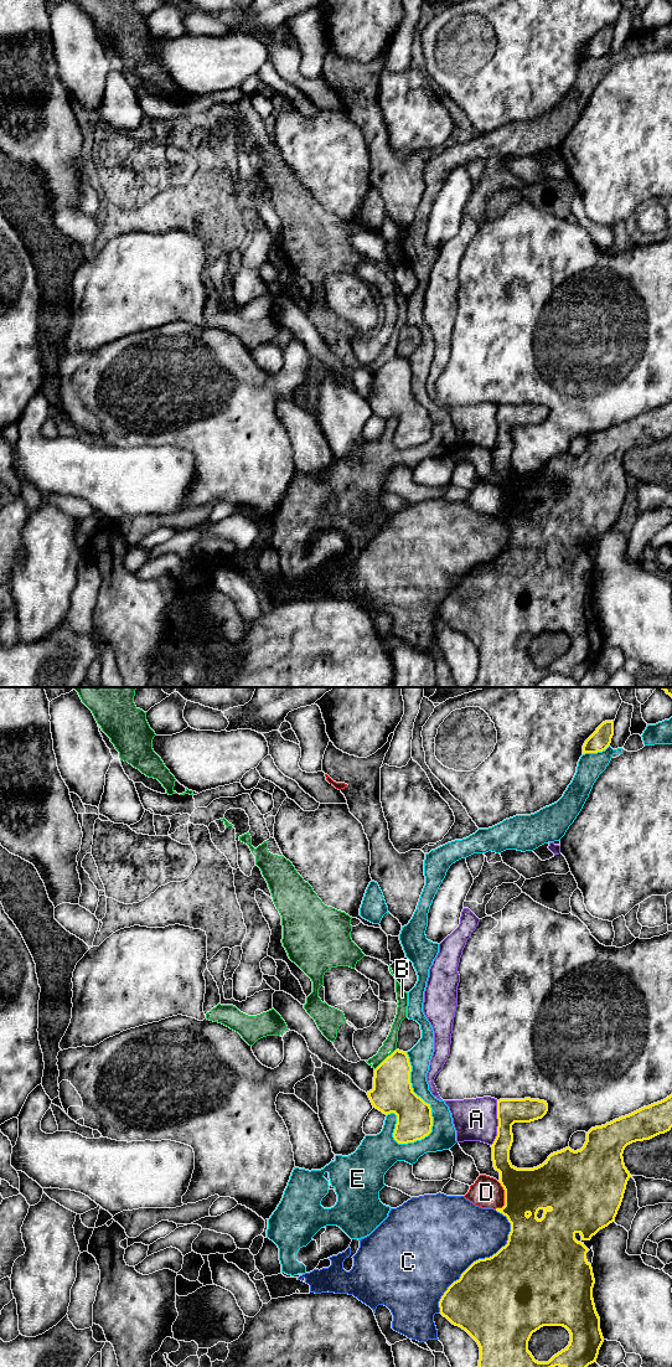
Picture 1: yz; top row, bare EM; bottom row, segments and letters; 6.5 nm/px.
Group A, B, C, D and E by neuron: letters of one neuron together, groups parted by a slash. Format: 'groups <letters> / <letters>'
groups A / B / C / D / E

